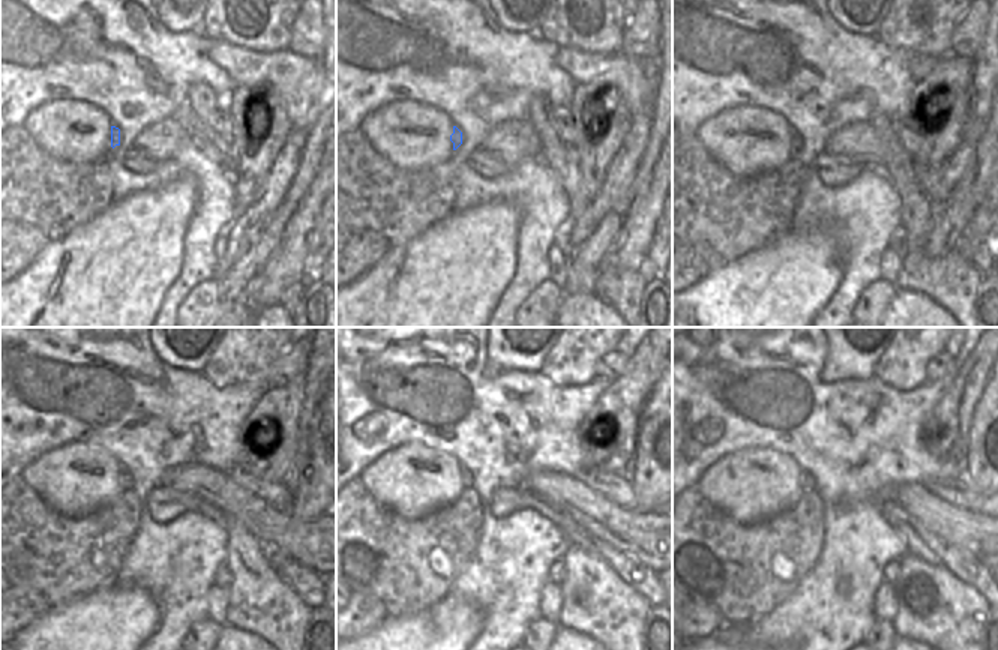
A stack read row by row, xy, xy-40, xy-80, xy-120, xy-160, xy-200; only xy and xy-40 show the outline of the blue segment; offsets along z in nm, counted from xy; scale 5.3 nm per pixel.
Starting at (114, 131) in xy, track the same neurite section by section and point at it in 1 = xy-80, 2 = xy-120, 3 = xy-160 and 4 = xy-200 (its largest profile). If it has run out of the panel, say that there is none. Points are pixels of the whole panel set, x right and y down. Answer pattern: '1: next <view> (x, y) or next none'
1: next xy-80 (796, 140)
2: next xy-120 (125, 476)
3: next xy-160 (467, 481)
4: next xy-200 (808, 482)

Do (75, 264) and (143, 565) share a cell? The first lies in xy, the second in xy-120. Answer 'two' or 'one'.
two

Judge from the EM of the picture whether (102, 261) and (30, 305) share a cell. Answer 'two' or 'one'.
one

